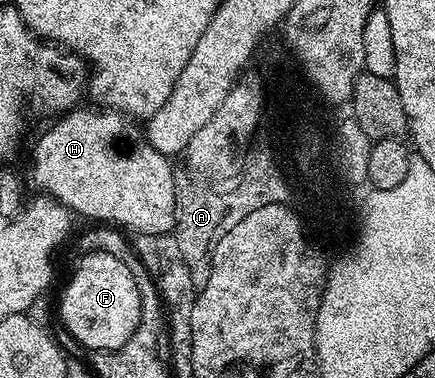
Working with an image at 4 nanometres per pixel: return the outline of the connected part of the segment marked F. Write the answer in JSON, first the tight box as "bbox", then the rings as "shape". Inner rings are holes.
{"bbox":[60,251,140,351],"shape":[[[106,251],[86,253],[79,259],[60,297],[60,317],[73,339],[81,341],[88,351],[121,349],[140,322],[138,283],[134,283],[130,267]]]}

